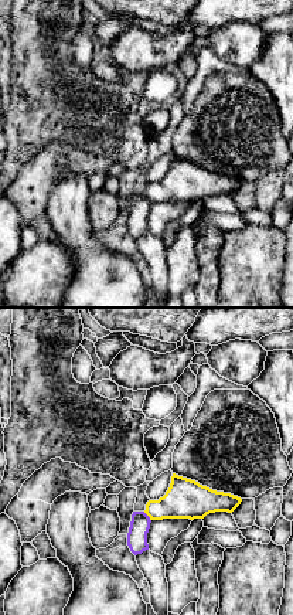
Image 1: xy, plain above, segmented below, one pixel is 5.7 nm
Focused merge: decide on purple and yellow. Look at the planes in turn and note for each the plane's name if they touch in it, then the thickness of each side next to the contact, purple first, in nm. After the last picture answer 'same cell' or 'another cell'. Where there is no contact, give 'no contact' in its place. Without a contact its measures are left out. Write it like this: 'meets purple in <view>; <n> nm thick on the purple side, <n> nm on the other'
meets purple in xy; 110 nm thick on the purple side, 220 nm on the other

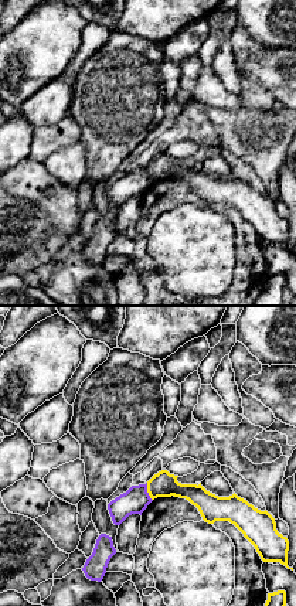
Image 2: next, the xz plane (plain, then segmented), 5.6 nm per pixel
meets purple in xz; 150 nm thick on the purple side, 140 nm on the other

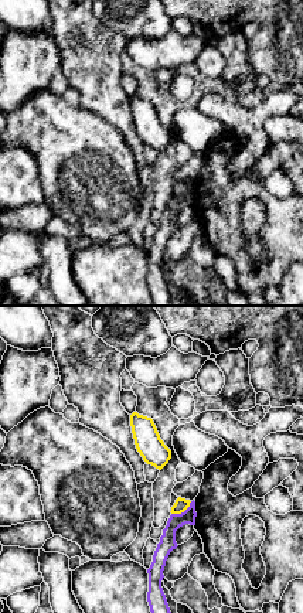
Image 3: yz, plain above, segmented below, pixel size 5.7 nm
meets purple in yz; 100 nm thick on the purple side, 80 nm on the other

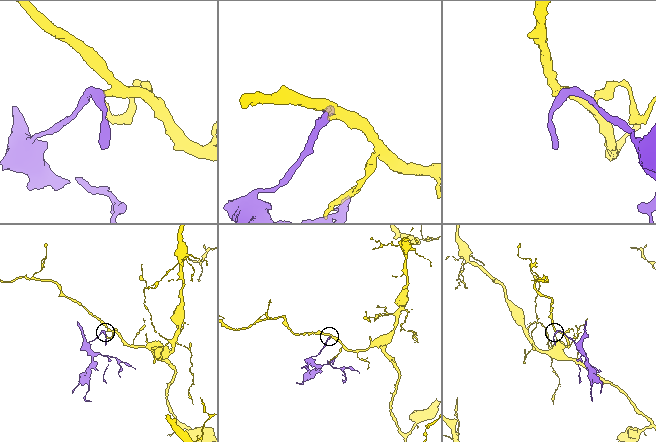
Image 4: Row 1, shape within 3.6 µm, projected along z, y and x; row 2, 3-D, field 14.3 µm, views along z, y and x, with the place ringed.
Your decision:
another cell

